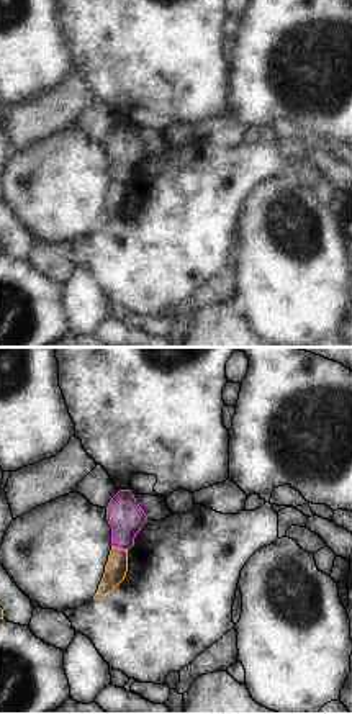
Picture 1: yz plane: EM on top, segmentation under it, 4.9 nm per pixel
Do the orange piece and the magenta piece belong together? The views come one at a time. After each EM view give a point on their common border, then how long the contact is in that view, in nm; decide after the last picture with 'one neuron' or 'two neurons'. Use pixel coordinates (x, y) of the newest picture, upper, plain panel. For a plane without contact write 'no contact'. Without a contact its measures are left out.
meets orange at (120, 182); contact 80 nm long

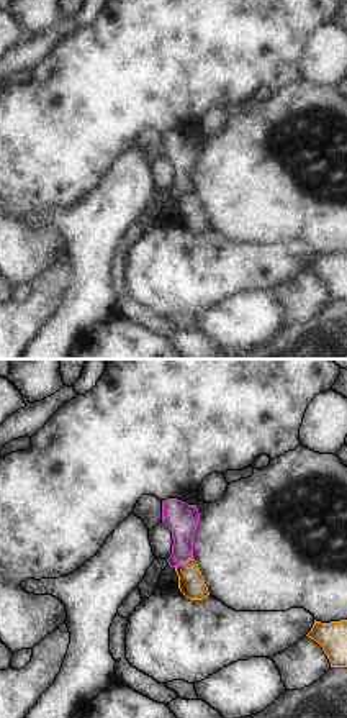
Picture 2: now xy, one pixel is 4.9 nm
meets orange at (185, 194); contact 100 nm long

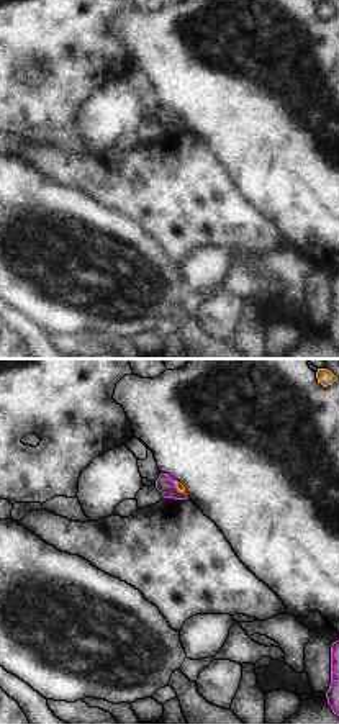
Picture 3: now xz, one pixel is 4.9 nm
meets orange at (177, 120); contact 80 nm long

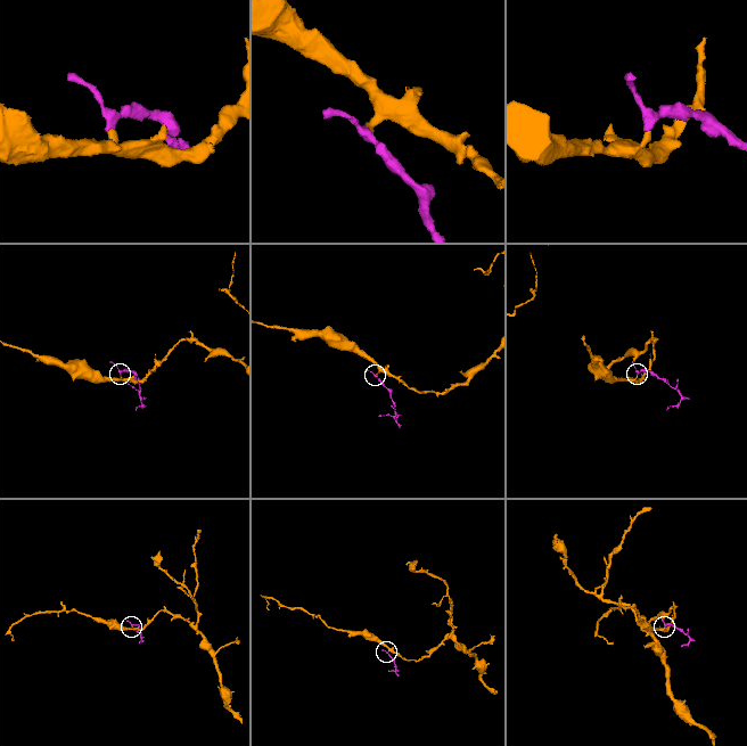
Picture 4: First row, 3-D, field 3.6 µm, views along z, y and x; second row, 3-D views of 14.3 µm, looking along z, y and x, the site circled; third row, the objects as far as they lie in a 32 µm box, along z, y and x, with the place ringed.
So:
two neurons

